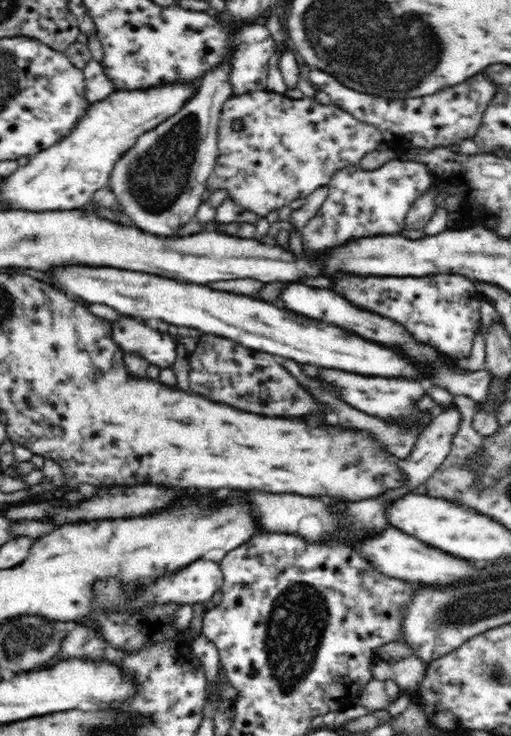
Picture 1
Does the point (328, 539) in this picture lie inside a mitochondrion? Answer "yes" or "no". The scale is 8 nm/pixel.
no

